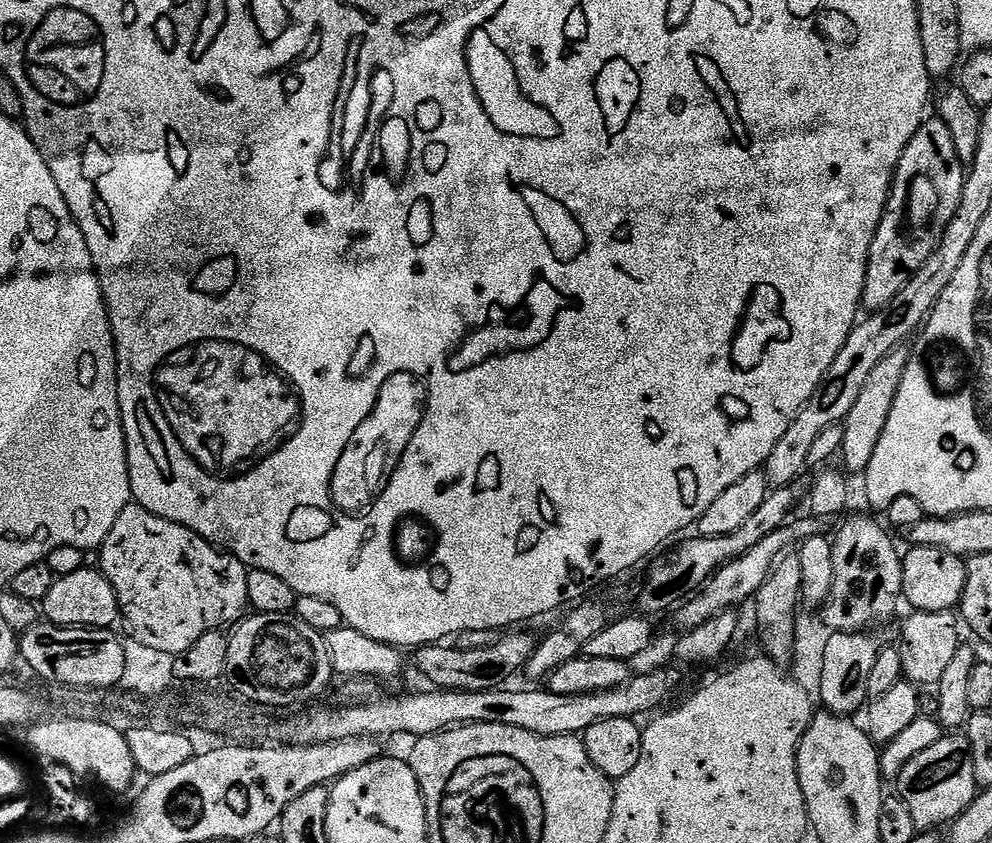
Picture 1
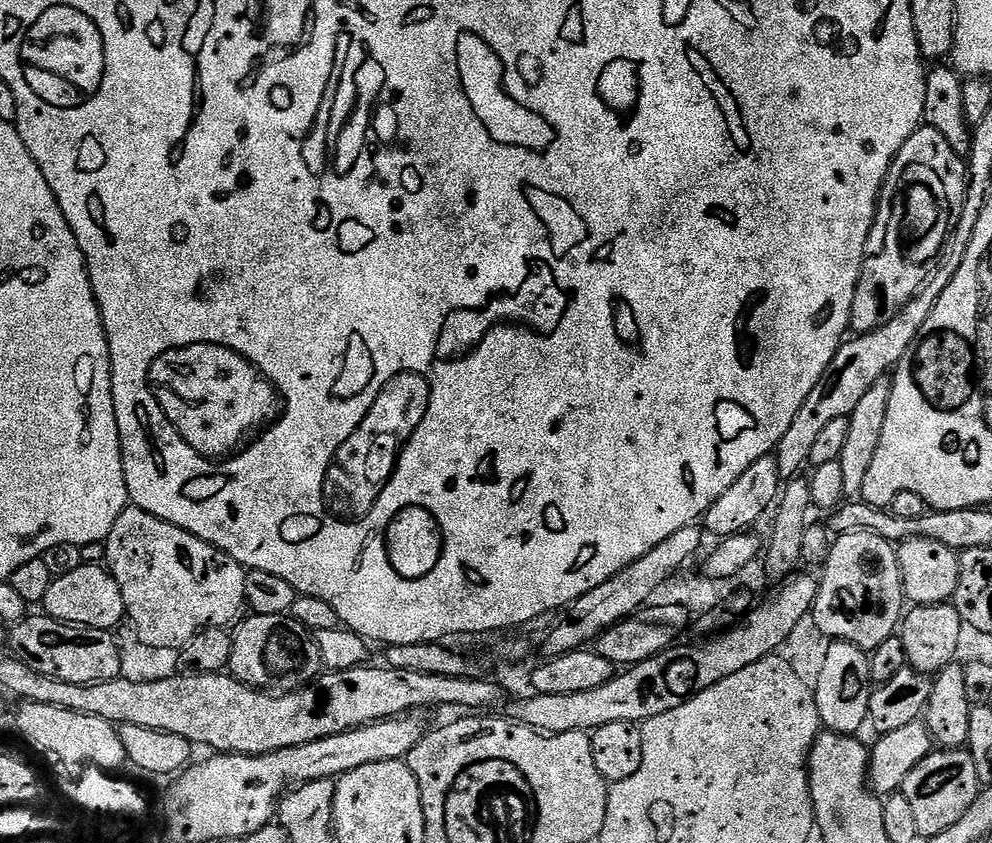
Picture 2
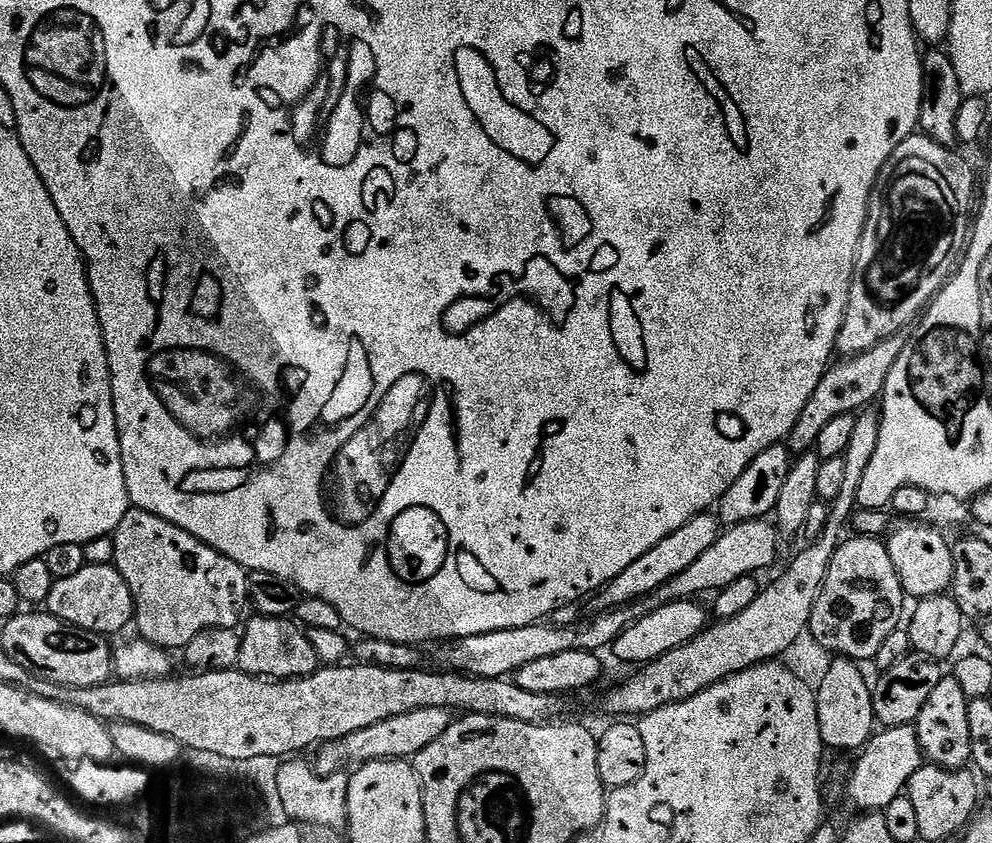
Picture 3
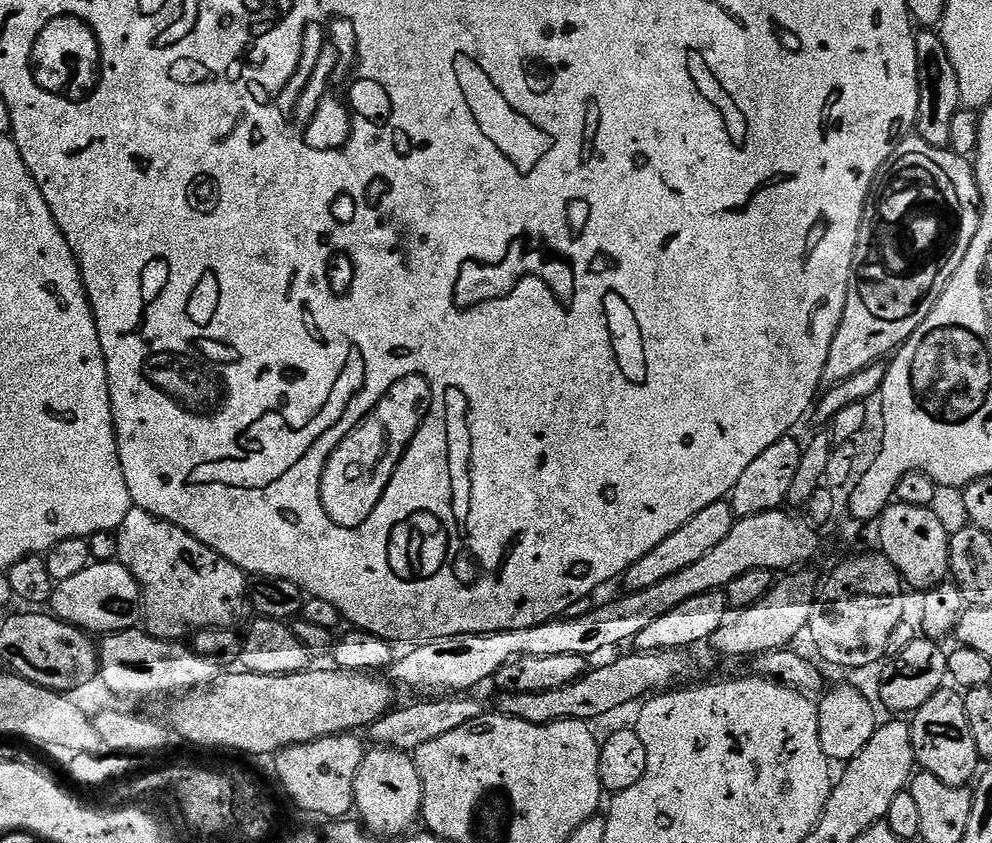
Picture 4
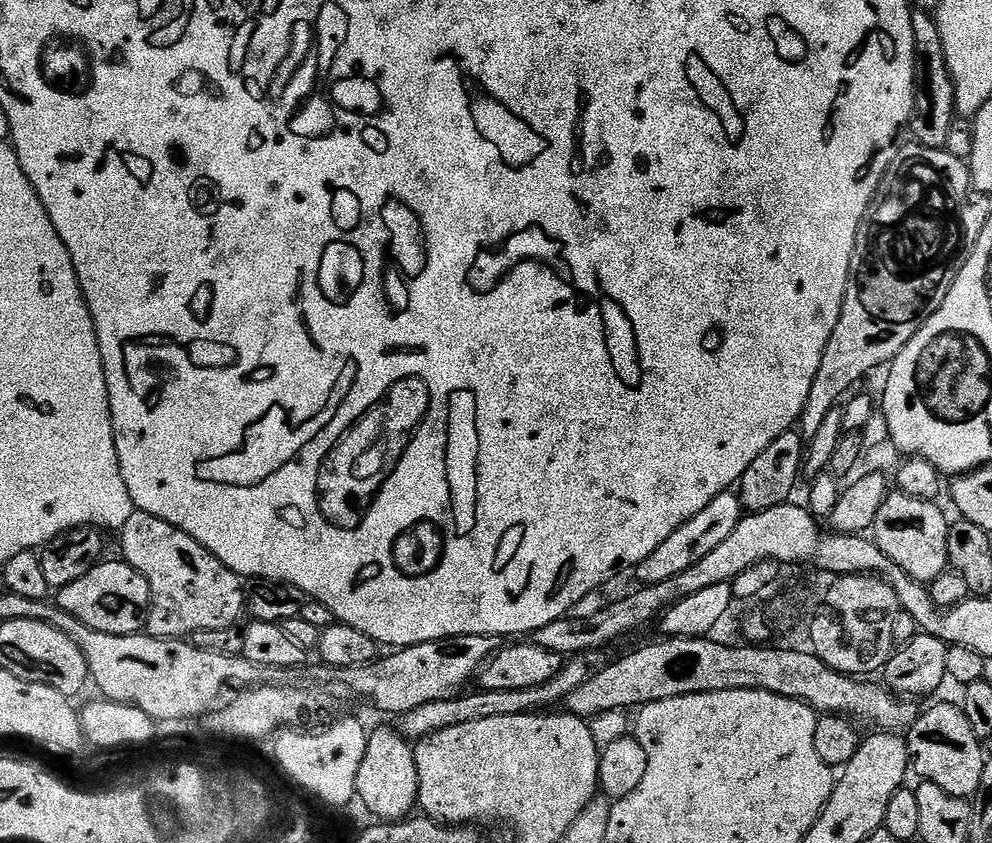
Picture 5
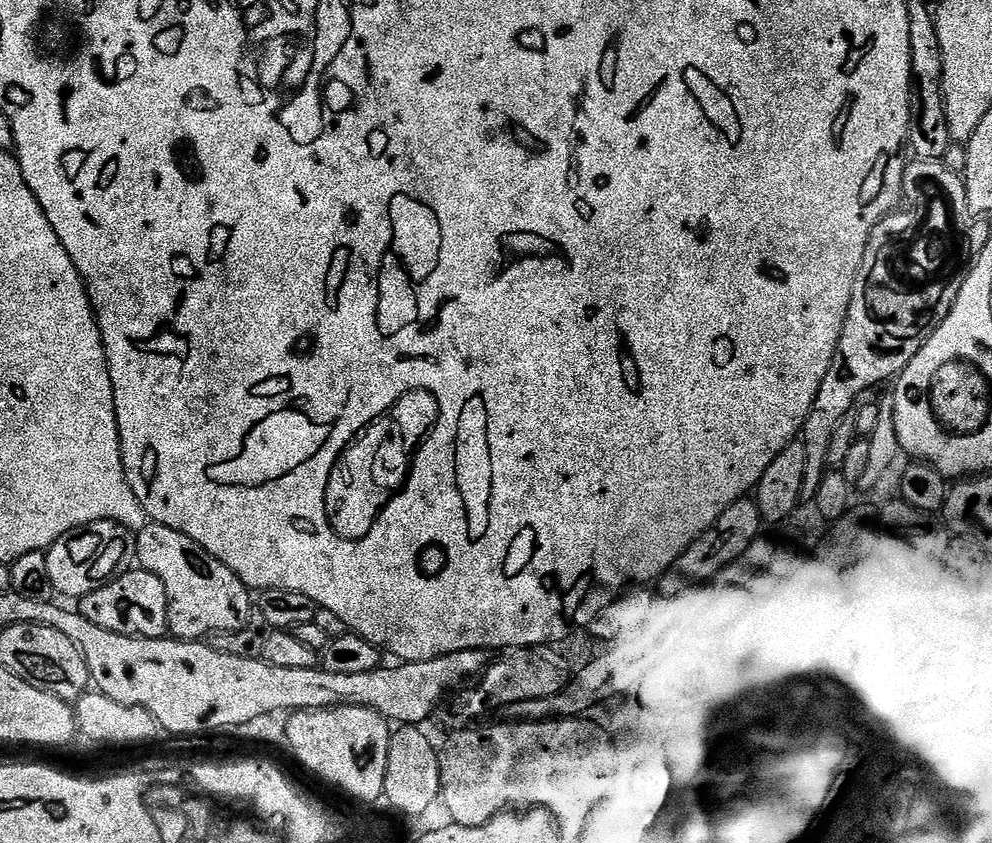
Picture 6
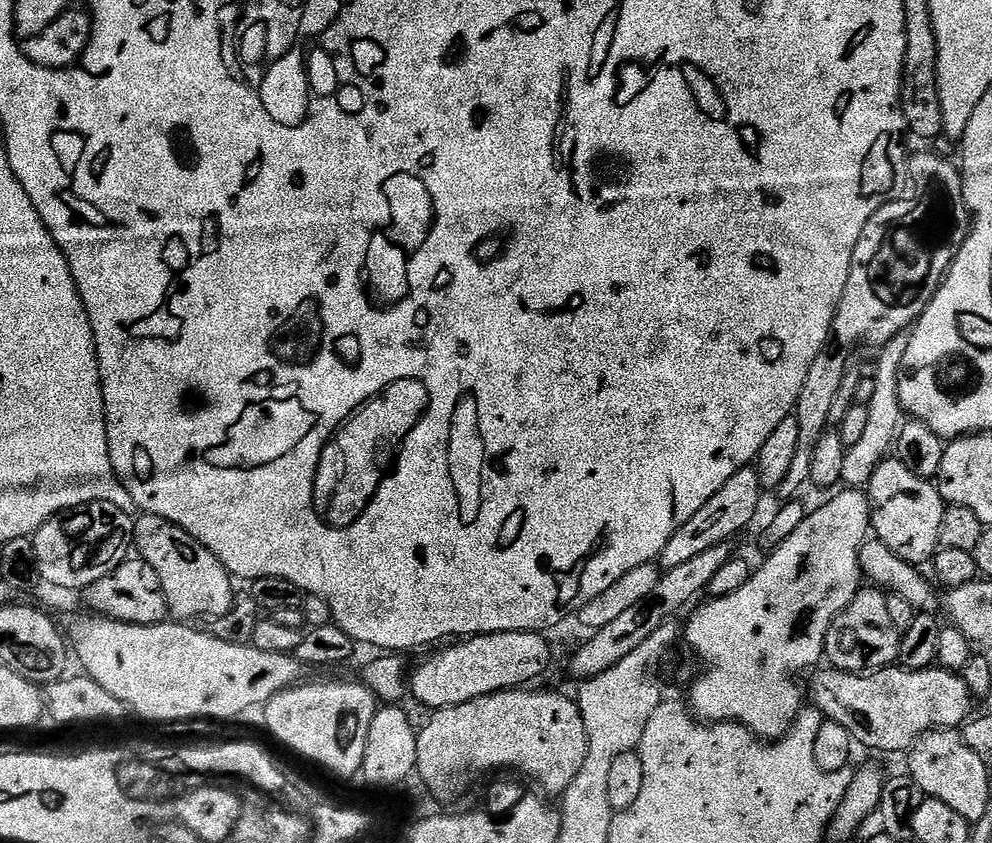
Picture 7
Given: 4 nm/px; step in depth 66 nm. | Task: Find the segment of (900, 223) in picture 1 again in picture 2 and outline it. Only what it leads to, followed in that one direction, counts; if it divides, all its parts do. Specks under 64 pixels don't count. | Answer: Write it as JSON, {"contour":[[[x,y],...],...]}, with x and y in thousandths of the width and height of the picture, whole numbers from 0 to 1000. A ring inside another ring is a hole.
{"contour":[[[934,149],[924,152],[923,158],[913,167],[909,178],[899,190],[891,221],[887,225],[883,262],[879,265],[875,279],[869,320],[861,349],[857,386],[860,395],[880,394],[885,387],[904,375],[913,363],[913,358],[917,358],[917,353],[925,349],[956,288],[956,282],[970,254],[975,229],[976,200],[973,191],[966,183],[962,183],[962,178],[958,178],[954,164],[950,164],[946,154]]]}

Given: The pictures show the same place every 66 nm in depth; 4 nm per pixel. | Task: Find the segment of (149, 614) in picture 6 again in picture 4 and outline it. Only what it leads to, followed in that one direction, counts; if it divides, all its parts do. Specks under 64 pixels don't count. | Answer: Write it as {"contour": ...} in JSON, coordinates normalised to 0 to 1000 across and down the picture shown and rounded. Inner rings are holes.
{"contour":[[[120,667],[89,669],[87,676],[59,689],[52,699],[50,713],[51,730],[90,752],[112,752],[136,746],[142,739],[144,724],[145,705],[141,701],[141,692]]]}

